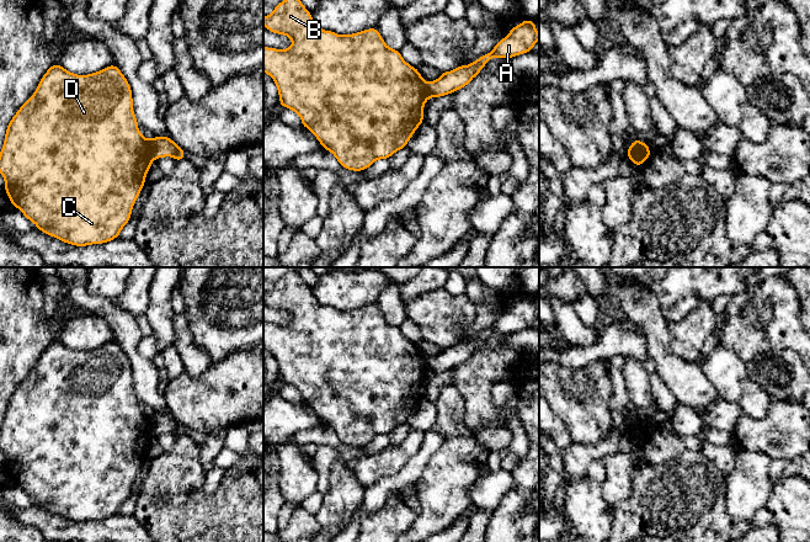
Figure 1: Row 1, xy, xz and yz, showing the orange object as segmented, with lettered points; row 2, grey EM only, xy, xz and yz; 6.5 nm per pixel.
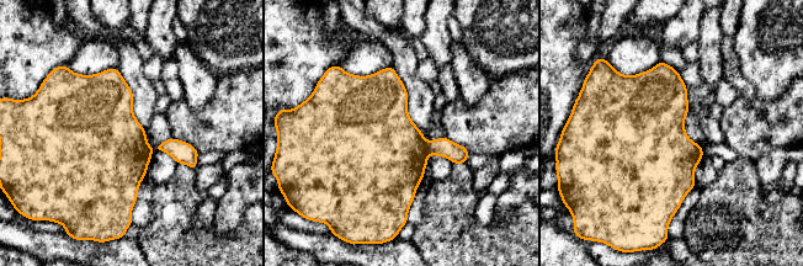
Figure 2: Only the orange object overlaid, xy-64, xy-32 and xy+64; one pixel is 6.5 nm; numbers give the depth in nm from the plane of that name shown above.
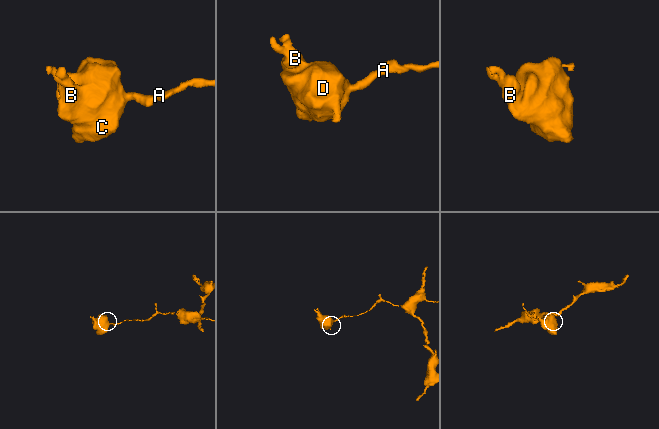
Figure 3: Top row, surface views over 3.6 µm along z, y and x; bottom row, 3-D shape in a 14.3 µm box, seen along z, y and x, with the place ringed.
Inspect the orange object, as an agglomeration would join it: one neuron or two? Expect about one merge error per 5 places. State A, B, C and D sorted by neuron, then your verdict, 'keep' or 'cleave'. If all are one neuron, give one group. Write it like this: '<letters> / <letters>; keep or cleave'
A / B C D; cleave

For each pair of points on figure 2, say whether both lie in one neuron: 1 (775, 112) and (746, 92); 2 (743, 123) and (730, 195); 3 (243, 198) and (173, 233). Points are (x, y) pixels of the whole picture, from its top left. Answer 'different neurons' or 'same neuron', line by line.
1: different neurons
2: different neurons
3: different neurons

